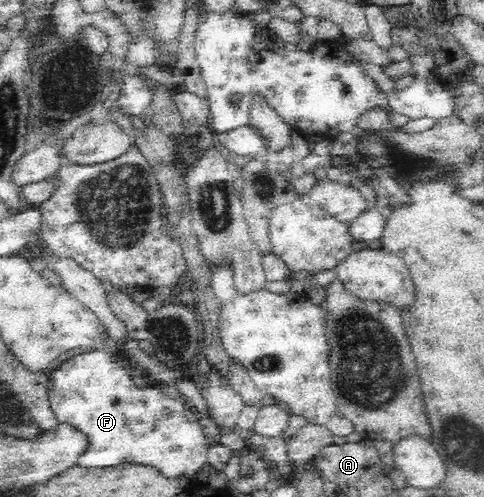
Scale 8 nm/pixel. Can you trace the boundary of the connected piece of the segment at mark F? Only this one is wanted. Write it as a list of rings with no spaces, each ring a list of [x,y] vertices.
[[[111,352],[74,353],[65,357],[48,373],[47,389],[50,408],[58,423],[69,424],[86,435],[86,448],[77,461],[80,466],[101,469],[119,464],[143,465],[158,469],[163,477],[175,480],[179,477],[194,479],[195,473],[208,463],[209,445],[197,412],[180,398],[167,396],[157,386],[137,387],[131,372],[117,363]]]

